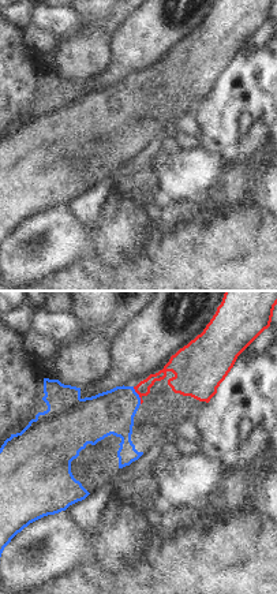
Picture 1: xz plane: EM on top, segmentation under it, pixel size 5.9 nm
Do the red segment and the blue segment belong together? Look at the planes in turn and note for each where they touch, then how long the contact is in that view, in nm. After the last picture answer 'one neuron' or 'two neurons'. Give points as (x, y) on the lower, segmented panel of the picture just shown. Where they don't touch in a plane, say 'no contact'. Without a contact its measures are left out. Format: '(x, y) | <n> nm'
(138, 393) | 120 nm

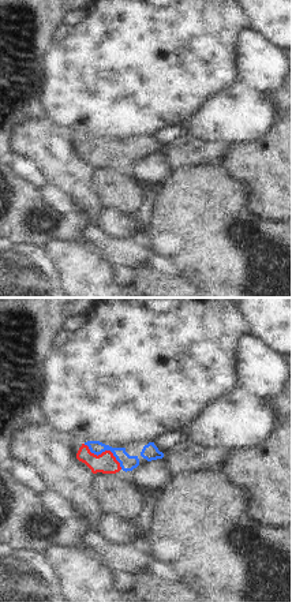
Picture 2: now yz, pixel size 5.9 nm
(105, 451) | 280 nm

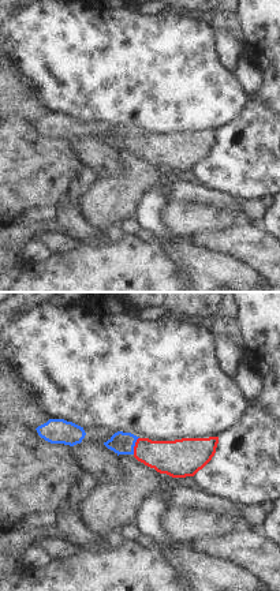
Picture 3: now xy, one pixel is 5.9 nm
(135, 445) | 110 nm

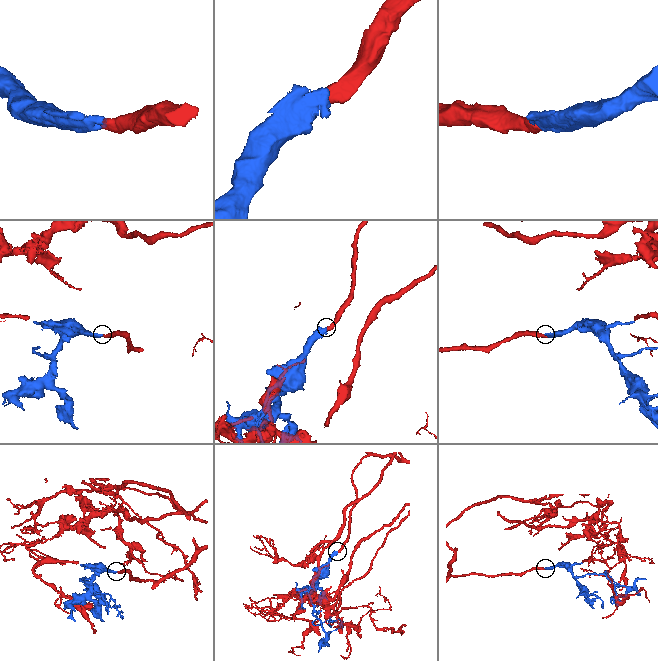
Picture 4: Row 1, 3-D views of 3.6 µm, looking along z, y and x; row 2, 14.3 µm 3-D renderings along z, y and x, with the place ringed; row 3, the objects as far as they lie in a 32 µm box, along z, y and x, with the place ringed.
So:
one neuron

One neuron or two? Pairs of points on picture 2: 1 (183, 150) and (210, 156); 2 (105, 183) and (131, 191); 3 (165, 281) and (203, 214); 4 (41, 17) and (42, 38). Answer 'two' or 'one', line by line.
1: one
2: one
3: two
4: one

